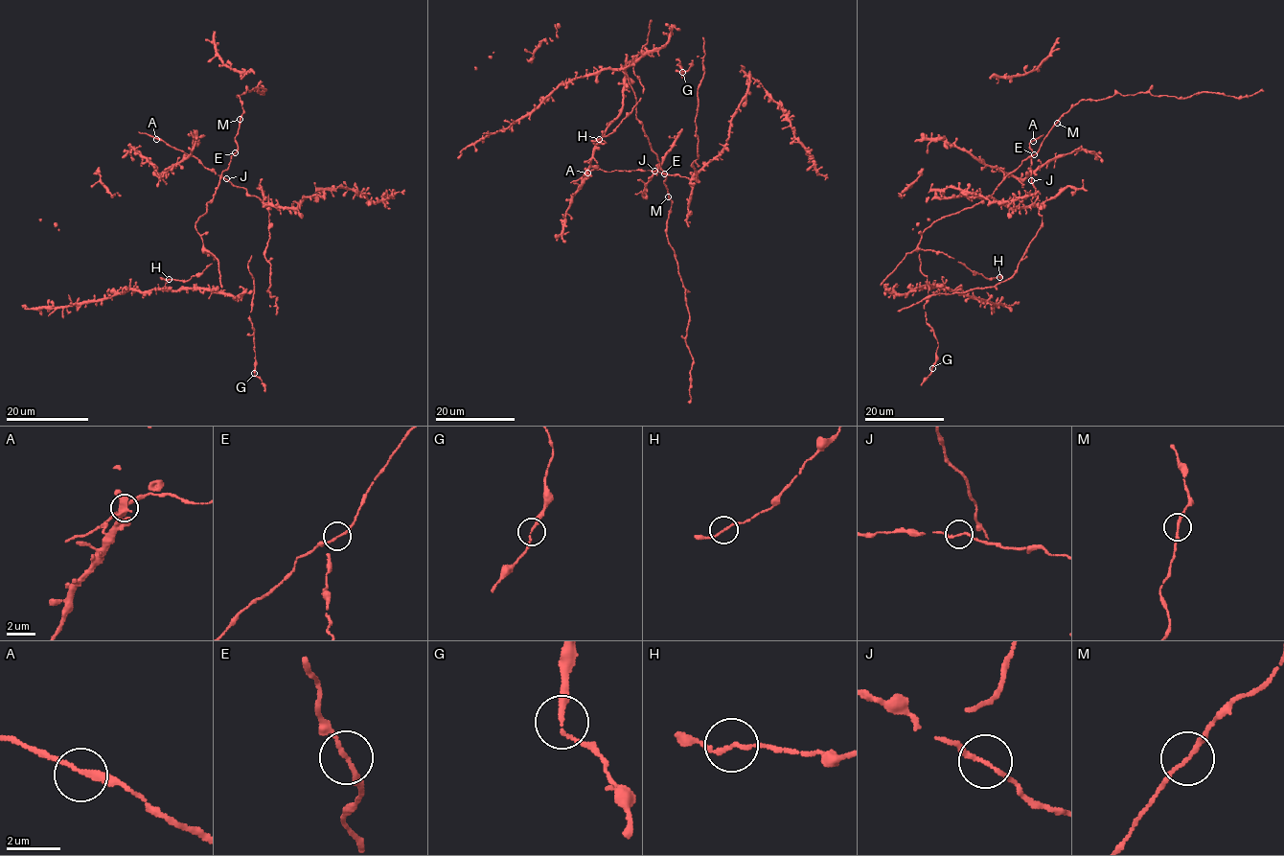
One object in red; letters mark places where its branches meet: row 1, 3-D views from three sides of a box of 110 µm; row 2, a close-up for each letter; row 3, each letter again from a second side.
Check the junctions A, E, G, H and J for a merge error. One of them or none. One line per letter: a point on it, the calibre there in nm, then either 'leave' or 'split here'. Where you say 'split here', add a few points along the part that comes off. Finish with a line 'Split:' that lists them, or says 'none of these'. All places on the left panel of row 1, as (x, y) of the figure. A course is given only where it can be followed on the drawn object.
A: place (156, 139); calibre 200 nm; leave
E: place (235, 152); calibre 150 nm; leave
G: place (254, 373); calibre 160 nm; leave
H: place (169, 279); calibre 150 nm; leave
J: place (226, 178); calibre 160 nm; leave
Split: none of these

